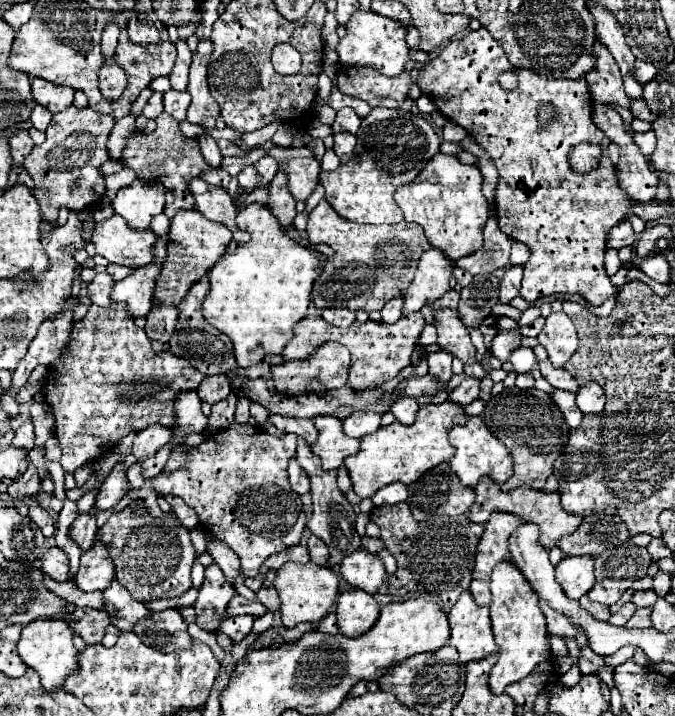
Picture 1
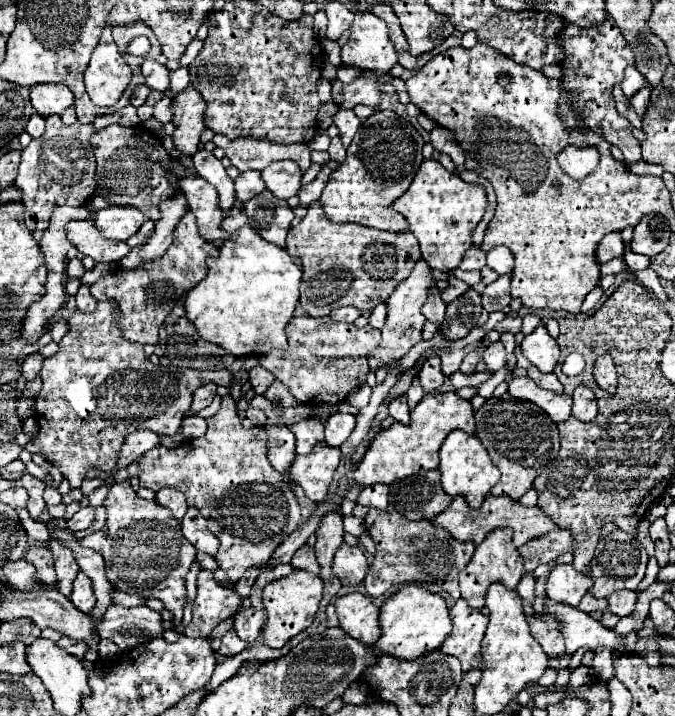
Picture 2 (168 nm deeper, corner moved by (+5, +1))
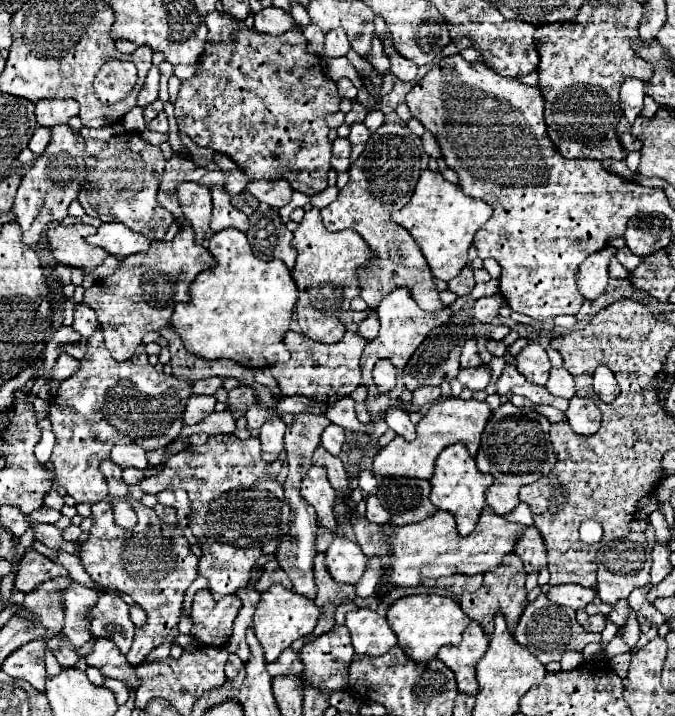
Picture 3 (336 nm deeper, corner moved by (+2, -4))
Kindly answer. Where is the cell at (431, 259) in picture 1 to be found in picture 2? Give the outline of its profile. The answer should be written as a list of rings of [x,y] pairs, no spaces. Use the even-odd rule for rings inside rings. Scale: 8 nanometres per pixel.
[[[418,260],[416,266],[412,268],[410,276],[404,278],[398,288],[392,292],[392,296],[386,300],[386,306],[388,306],[388,318],[386,318],[386,324],[382,328],[382,342],[380,342],[380,350],[376,350],[374,354],[374,360],[370,370],[376,370],[380,368],[382,364],[388,364],[392,360],[398,360],[402,358],[414,344],[418,344],[422,340],[422,326],[426,322],[424,314],[422,314],[422,304],[426,302],[428,294],[432,292],[432,284],[436,284],[434,276],[432,276],[432,268],[428,266],[426,260]]]

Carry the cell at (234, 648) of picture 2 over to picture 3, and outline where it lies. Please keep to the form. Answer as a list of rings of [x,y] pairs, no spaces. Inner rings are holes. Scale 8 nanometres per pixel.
[[[229,655],[229,661],[227,661],[227,665],[225,665],[225,673],[227,673],[227,679],[235,679],[237,675],[239,675],[239,671],[241,671],[241,667],[243,667],[243,661],[237,657],[237,655]]]

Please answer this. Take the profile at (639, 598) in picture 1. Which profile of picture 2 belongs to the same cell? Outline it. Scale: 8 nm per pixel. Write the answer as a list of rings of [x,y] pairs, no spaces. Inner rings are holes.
[[[618,590],[616,594],[612,594],[608,598],[610,602],[610,610],[618,616],[628,616],[634,612],[634,606],[636,606],[636,600],[638,600],[638,592],[630,592],[630,590]]]

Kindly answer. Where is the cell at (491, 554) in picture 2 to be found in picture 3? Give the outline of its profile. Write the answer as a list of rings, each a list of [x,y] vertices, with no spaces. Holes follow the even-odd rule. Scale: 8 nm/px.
[[[509,553],[503,557],[501,565],[495,571],[483,573],[483,585],[475,593],[463,593],[461,597],[461,609],[463,613],[471,619],[477,621],[487,635],[491,635],[493,629],[493,619],[497,613],[505,615],[507,627],[511,633],[515,633],[515,623],[519,621],[519,615],[523,613],[523,607],[527,607],[527,591],[525,591],[525,569],[521,559],[517,559],[515,553]]]

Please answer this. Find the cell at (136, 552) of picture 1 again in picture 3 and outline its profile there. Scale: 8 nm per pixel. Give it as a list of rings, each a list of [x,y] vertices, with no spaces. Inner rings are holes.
[[[109,459],[99,465],[105,481],[109,483],[111,502],[101,501],[91,505],[93,527],[89,531],[89,539],[83,543],[83,555],[79,555],[83,569],[95,583],[117,587],[133,597],[133,601],[147,613],[147,621],[143,627],[135,629],[133,645],[125,655],[131,665],[143,663],[143,659],[161,643],[173,643],[179,635],[177,623],[181,619],[181,603],[187,587],[197,579],[197,557],[191,553],[187,539],[179,525],[171,527],[163,523],[153,509],[143,507],[135,501],[132,503],[137,513],[137,527],[133,531],[123,531],[113,523],[112,502],[118,498],[129,498],[129,486],[121,480],[121,469]]]

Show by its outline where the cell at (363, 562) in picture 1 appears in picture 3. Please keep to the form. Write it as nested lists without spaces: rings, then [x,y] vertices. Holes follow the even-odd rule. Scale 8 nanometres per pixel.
[[[333,535],[333,541],[325,551],[325,567],[335,581],[355,585],[367,567],[367,557],[349,537]]]

